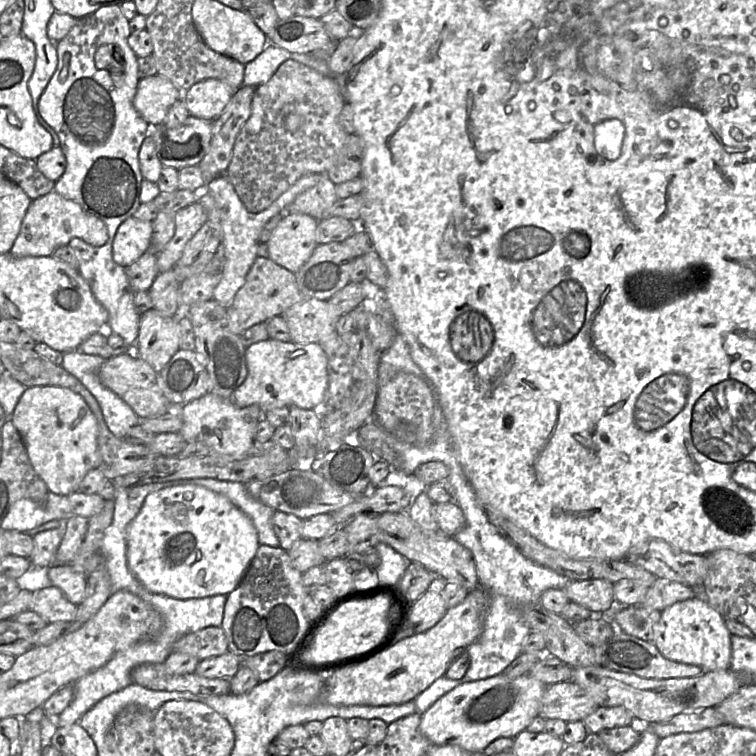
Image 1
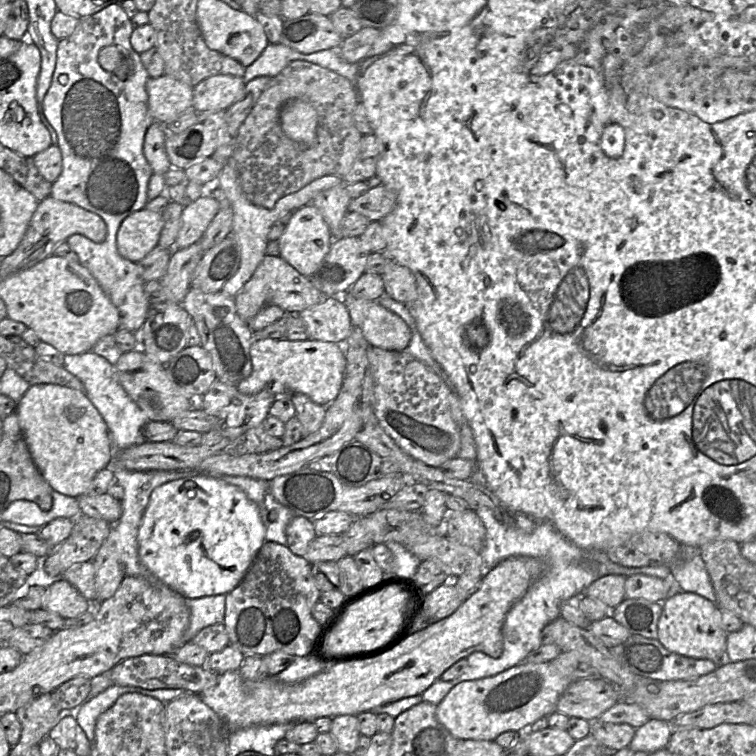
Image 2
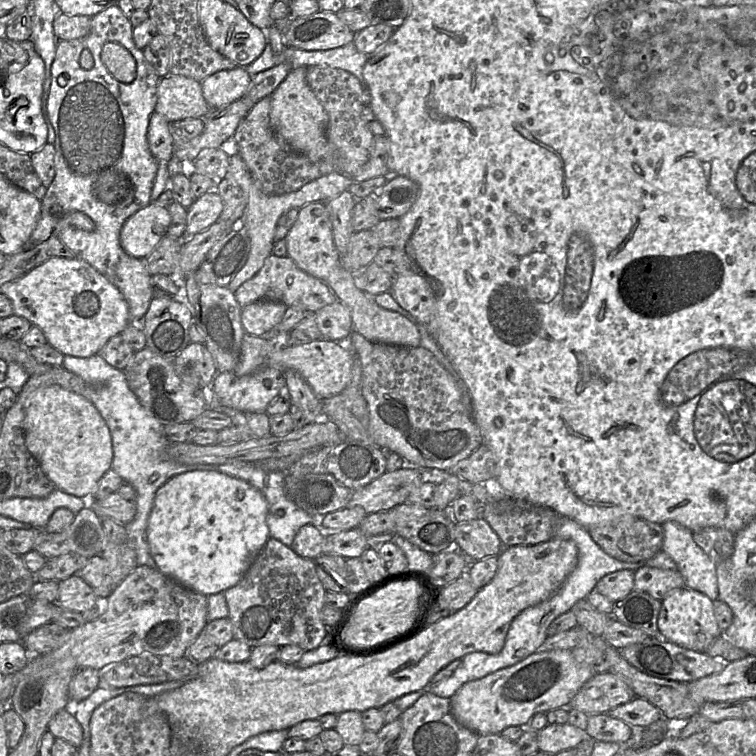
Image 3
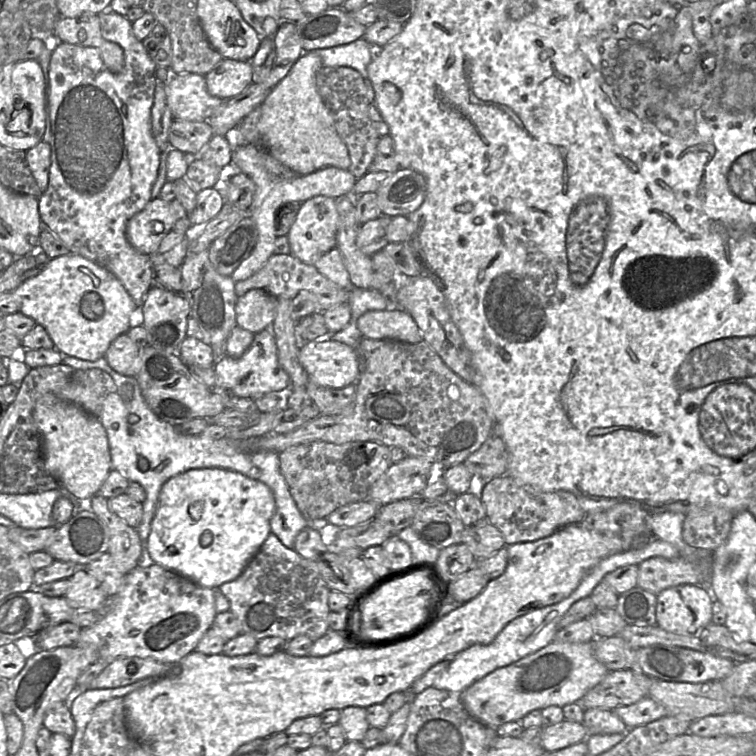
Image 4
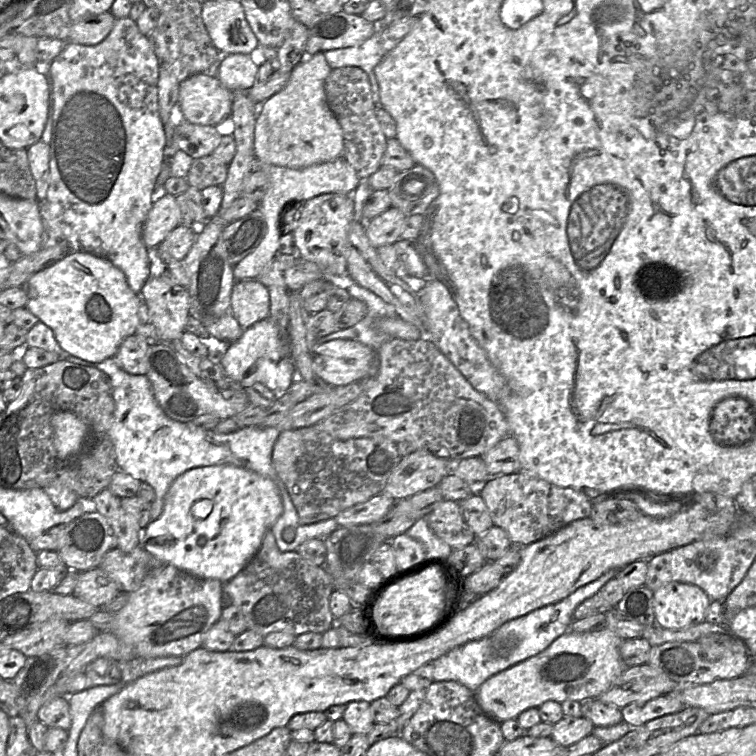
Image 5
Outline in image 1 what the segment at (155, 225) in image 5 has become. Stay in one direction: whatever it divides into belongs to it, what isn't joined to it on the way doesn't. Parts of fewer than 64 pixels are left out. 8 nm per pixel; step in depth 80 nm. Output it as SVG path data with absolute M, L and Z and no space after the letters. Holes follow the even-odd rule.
M133 216L122 222L112 244L112 256L116 264L128 267L150 248L152 222Z

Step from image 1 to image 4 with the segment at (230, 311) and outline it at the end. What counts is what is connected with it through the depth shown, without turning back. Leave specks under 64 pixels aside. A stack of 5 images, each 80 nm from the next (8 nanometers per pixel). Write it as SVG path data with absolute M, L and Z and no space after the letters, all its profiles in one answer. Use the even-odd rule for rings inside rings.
M274 254L268 262L251 277L236 282L235 292L237 297L244 295L251 289L262 289L275 298L285 298L292 300L300 291L311 292L317 303L318 311L324 312L348 300L348 291L341 288L315 267L300 261L298 258L285 254Z

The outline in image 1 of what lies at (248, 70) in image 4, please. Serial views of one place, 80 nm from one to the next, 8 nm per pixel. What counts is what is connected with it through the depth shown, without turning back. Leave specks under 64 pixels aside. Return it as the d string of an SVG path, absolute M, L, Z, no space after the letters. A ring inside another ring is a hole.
M208 78L183 91L190 116L213 121L221 115L237 89L225 82Z

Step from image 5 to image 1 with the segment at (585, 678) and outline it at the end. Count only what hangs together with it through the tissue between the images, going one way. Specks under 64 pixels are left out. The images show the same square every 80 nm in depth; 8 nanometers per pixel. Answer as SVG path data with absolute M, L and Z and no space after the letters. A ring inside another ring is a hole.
M499 674L461 684L421 714L420 731L432 746L456 745L468 752L483 752L494 740L515 738L539 715L546 686L528 674L508 678Z

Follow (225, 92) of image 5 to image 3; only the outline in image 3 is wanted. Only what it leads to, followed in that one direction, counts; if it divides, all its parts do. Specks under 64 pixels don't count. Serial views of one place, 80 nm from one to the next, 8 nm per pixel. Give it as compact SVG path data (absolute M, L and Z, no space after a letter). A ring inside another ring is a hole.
M173 74L161 78L155 111L169 122L204 118L211 110L203 96L201 82Z

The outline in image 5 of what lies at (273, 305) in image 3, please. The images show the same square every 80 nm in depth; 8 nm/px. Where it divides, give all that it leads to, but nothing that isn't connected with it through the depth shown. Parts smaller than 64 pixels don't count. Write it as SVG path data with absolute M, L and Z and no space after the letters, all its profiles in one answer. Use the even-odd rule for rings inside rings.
M237 280L232 288L230 314L243 329L270 317L268 288L256 280Z

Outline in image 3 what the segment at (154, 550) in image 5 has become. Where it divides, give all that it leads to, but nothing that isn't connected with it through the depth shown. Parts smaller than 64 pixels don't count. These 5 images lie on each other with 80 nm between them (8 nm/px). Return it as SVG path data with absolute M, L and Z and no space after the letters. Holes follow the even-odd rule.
M215 470L180 473L156 492L146 534L156 568L181 585L205 596L236 585L270 538L266 523L268 504L262 492L250 483Z

